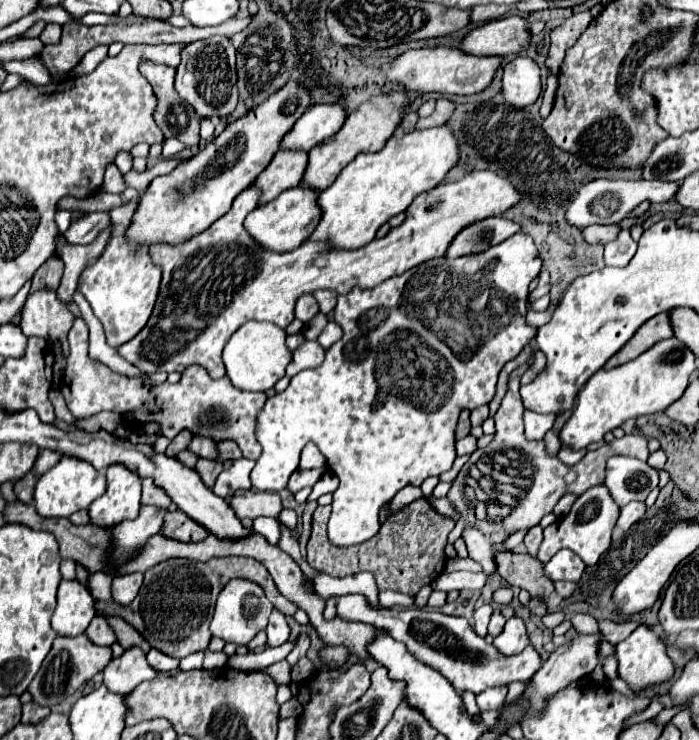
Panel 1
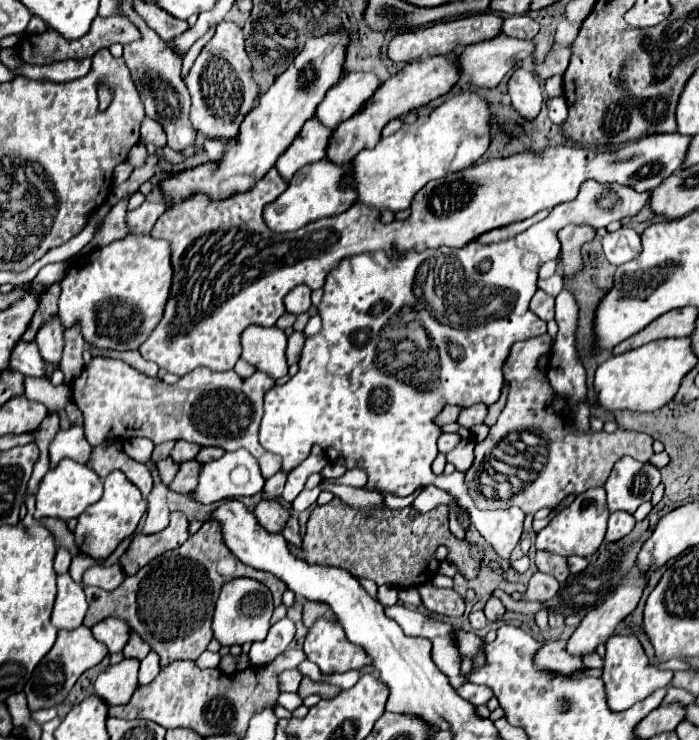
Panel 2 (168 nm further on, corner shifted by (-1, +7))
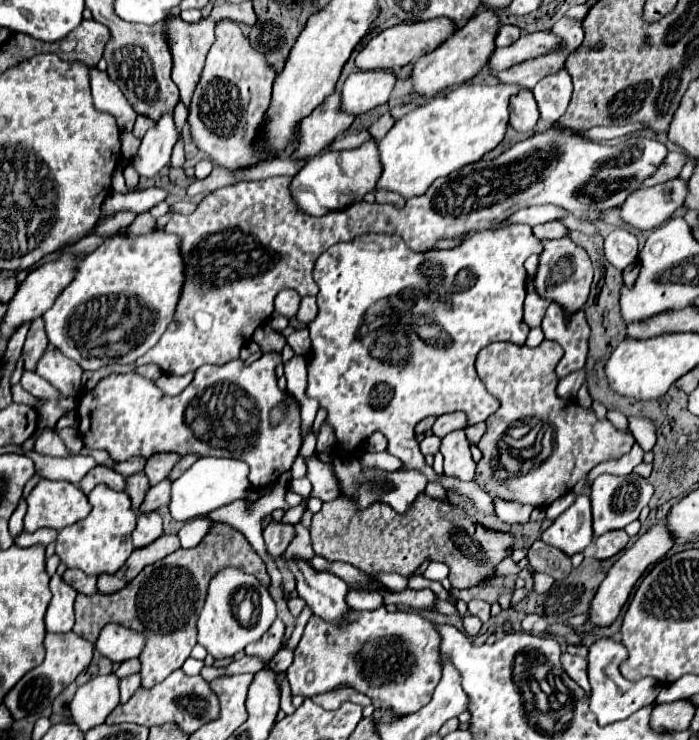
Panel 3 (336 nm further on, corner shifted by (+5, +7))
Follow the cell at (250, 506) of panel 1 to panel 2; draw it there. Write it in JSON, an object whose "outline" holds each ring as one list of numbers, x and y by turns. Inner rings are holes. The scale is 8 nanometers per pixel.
{"outline":[[260,499,252,513,258,519,258,523,264,525,264,529,268,529,270,533,280,533,286,519,290,517,290,513,282,507,278,499]]}

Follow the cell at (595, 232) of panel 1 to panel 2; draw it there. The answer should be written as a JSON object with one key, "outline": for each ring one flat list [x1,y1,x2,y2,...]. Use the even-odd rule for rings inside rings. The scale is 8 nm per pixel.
{"outline":[[566,225,560,231,560,243,562,243,562,263,564,263,564,275,572,277,582,265,580,265,580,245,586,241,596,239,596,229,590,225]]}

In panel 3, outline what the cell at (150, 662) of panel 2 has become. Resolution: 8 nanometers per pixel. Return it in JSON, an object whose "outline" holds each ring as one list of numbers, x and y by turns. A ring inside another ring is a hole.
{"outline":[[140,673,120,679,120,703,128,701,138,687,140,687]]}

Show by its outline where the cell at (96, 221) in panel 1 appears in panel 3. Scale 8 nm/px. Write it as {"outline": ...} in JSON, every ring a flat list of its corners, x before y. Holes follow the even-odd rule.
{"outline":[[174,111,164,113,152,129,142,137,142,145,134,159,134,167,140,177,154,177,162,167,170,163,172,147,178,143,178,129,174,123]]}

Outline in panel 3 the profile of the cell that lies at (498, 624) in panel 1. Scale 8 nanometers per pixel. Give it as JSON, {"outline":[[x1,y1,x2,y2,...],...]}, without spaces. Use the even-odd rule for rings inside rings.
{"outline":[[472,599,472,601,468,603,468,613,470,613,470,615,476,615,482,623,486,623,486,621,490,619,490,603]]}

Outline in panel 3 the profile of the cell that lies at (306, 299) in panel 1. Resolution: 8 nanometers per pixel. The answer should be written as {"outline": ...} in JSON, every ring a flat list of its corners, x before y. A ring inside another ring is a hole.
{"outline":[[282,291,278,293,276,297,276,311,288,319,292,319,298,311,298,305,300,305,300,295,294,293,294,291]]}

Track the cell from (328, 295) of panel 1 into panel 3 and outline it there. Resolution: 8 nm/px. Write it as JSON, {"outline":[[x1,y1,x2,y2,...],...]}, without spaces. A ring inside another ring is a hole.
{"outline":[[304,297,300,301,300,309,296,313,296,319,304,325,310,325,314,317,316,317,316,297]]}

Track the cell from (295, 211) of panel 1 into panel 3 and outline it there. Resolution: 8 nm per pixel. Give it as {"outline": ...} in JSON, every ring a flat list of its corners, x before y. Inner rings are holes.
{"outline":[[368,139,356,149,350,151,324,151,312,157,302,171,292,179,292,195,300,211,308,215,326,215,330,211,338,211,348,207,350,203,358,203,366,193,376,189,376,181,382,175,382,163,378,157,378,143]]}

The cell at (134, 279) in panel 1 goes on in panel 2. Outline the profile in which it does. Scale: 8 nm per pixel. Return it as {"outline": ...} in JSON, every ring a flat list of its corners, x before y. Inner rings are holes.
{"outline":[[128,233,110,245,92,251,74,261,60,281,60,319,64,327,80,319,86,341,108,349,138,349,144,337,160,321,164,303,170,293,172,265,170,245,150,235]]}

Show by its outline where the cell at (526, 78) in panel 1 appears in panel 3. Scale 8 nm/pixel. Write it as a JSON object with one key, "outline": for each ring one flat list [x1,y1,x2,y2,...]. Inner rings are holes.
{"outline":[[520,89,518,97,514,97,514,101,510,101,510,125,518,133,530,133,536,129,538,119,540,119,540,113,538,113,532,91]]}

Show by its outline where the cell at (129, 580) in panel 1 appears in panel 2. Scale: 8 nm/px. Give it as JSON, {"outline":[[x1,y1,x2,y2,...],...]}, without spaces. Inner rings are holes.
{"outline":[[114,563,110,567,90,567,84,573,84,585,96,585,96,587,100,587,104,591,114,591,116,587,122,585,122,581,126,577,128,575,124,573,120,563]]}

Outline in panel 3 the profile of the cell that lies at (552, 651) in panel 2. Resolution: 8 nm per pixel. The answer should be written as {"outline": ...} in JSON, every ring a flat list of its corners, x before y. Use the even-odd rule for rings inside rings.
{"outline":[[564,653,562,655,562,665,564,665,564,671,590,695,590,683,588,683,588,675,586,675,586,659]]}

